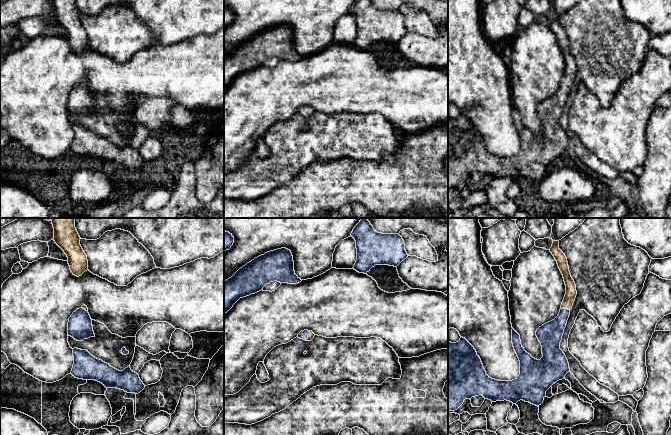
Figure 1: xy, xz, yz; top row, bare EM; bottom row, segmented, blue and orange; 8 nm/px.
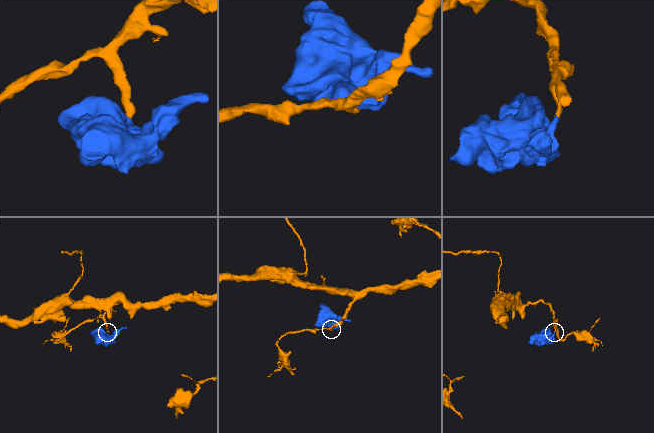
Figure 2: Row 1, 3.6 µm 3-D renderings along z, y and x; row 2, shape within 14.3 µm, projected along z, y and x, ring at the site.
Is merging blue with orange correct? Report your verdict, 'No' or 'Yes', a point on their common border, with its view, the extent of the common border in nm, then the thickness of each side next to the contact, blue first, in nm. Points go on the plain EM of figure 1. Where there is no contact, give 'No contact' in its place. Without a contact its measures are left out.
Yes. Touches blue at yz (565, 84). Shared border 70 nm. Thickness 190 nm (blue) against 90 nm

